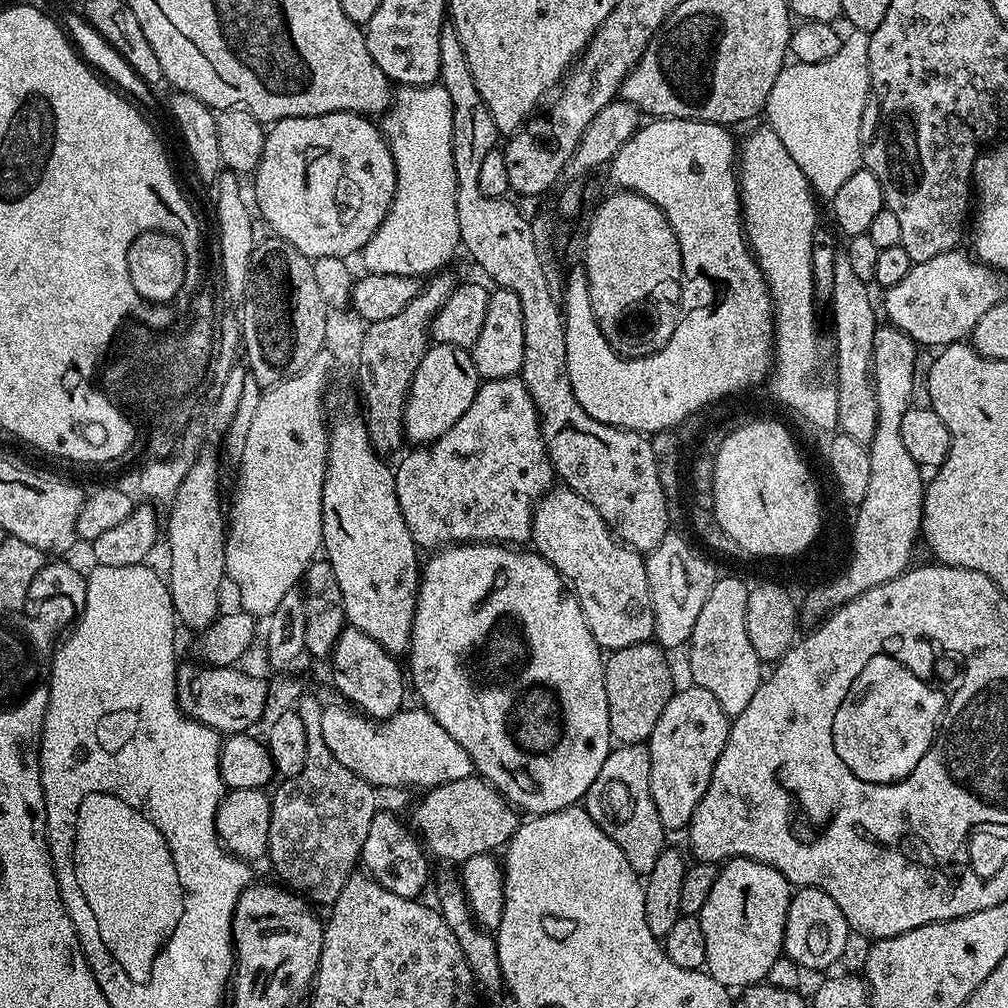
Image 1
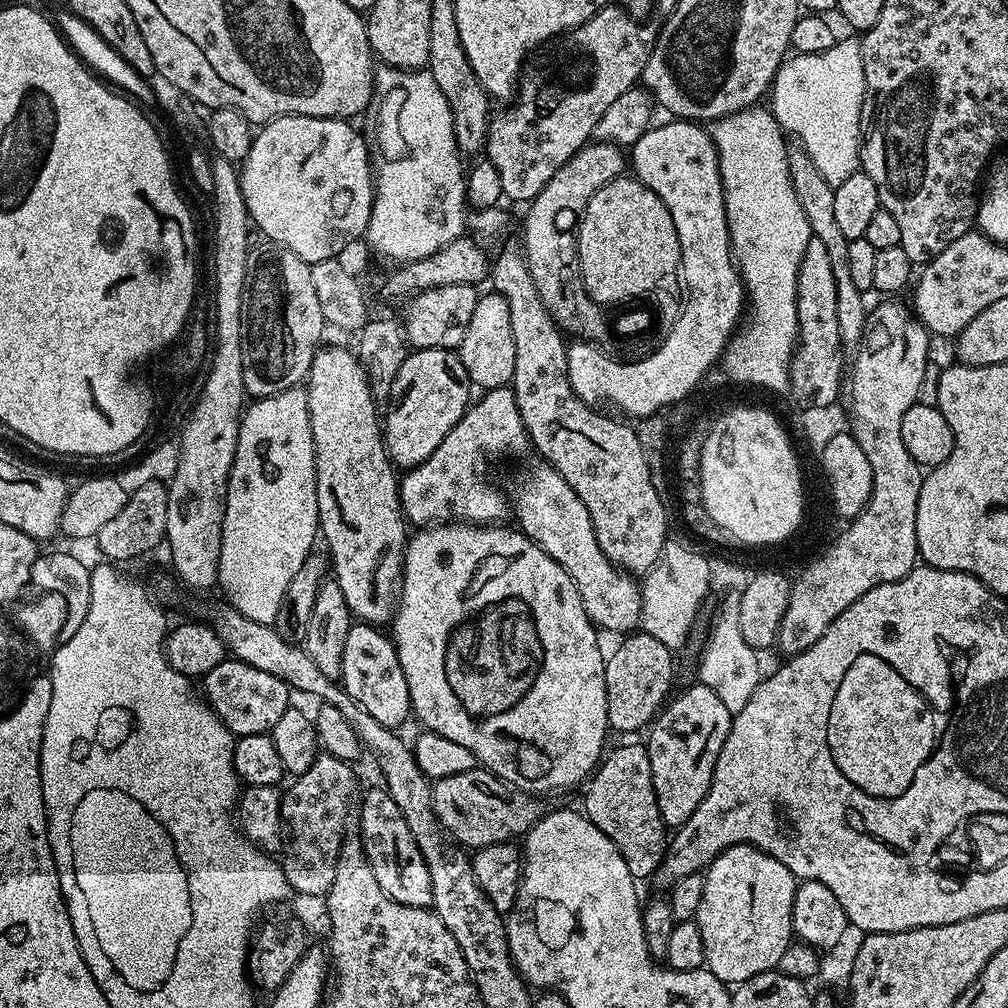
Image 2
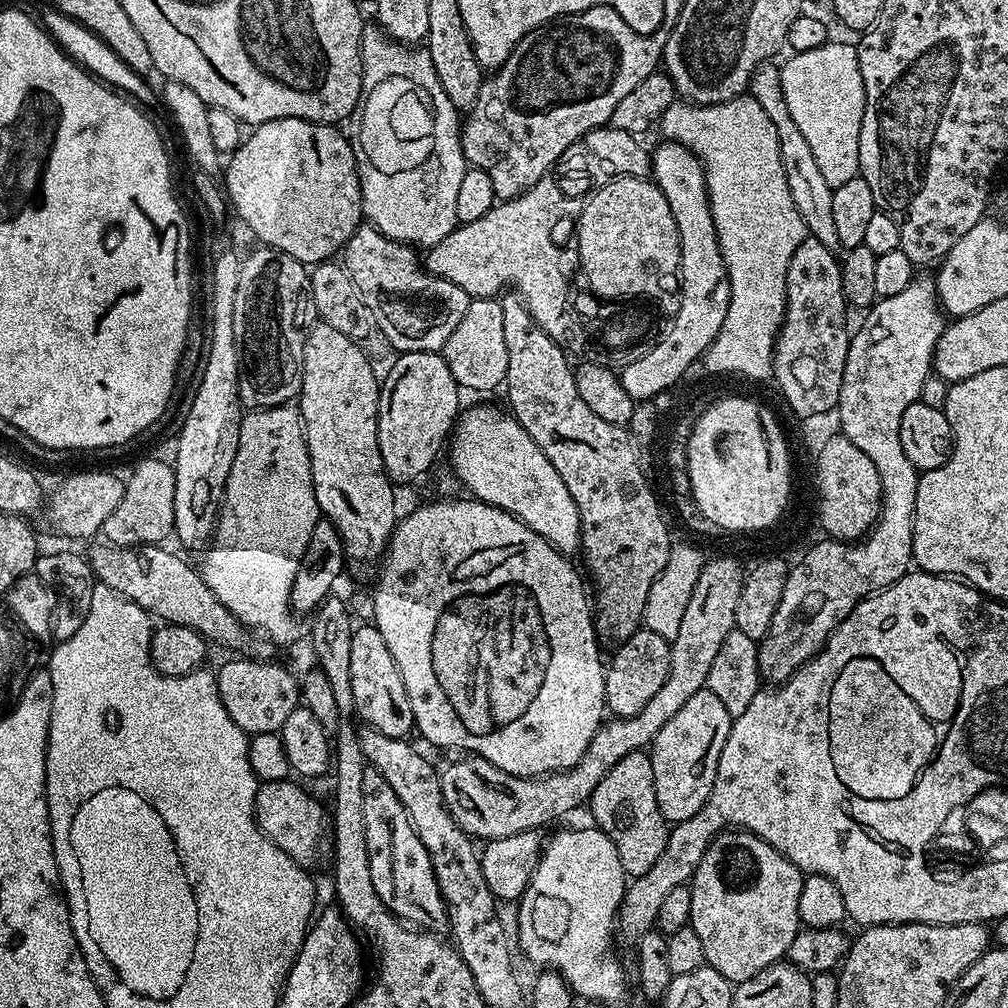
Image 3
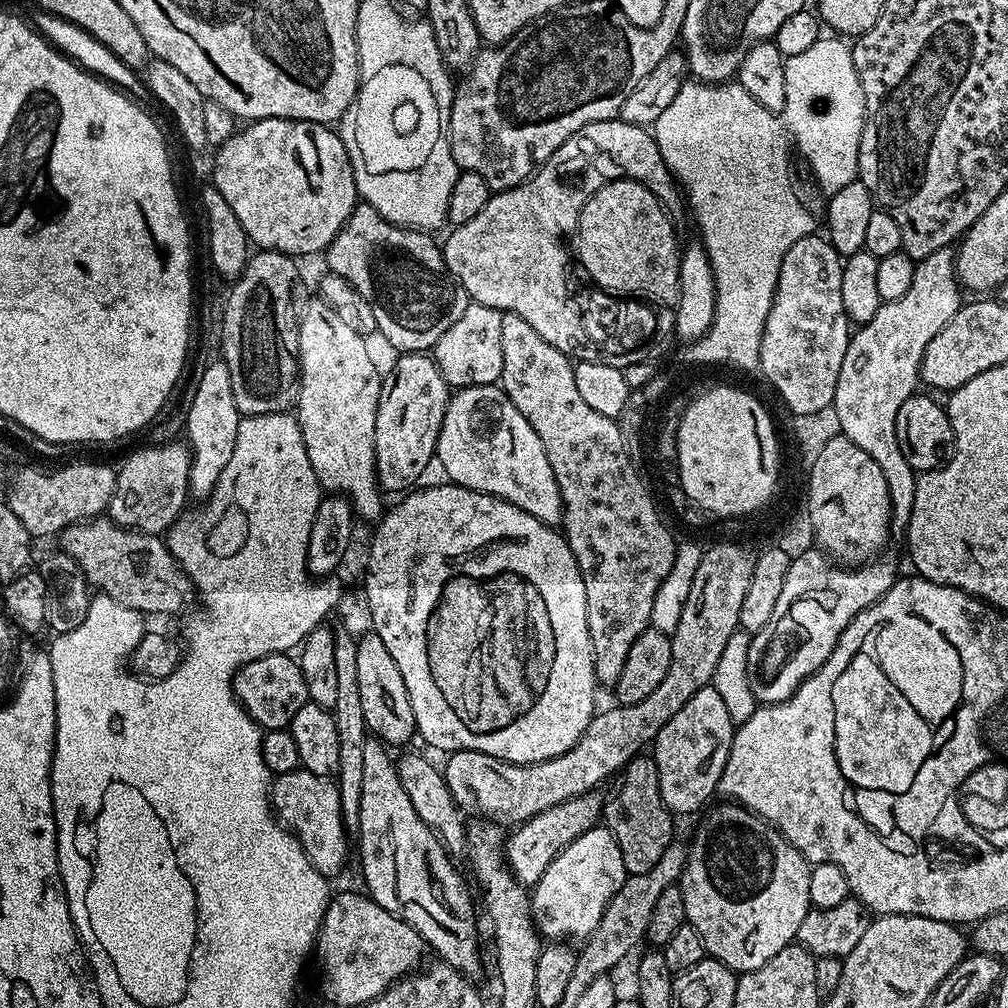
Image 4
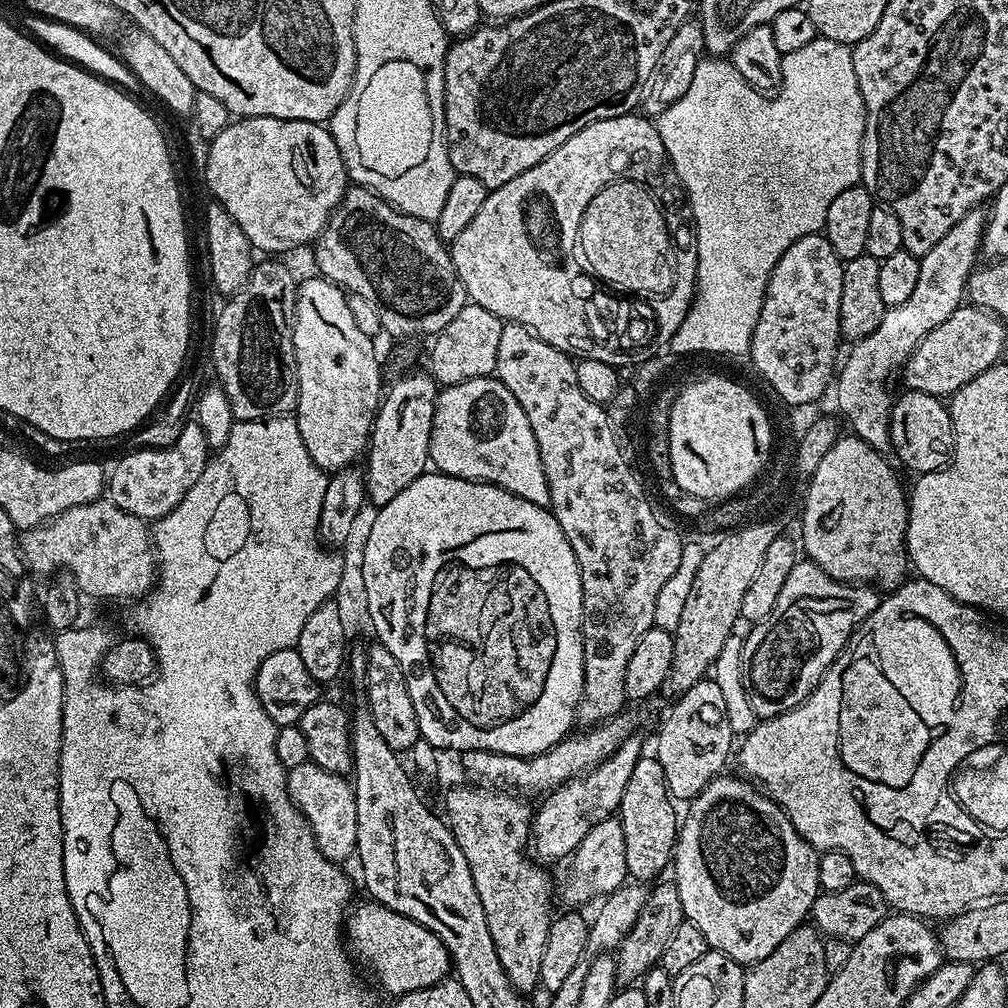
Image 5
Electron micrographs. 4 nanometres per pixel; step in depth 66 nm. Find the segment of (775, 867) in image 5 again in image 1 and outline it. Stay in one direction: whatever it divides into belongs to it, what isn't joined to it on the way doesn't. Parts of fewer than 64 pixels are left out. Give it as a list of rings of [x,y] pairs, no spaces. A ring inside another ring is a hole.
[[[737,856],[717,871],[710,898],[700,911],[706,934],[706,971],[729,990],[759,984],[784,950],[786,914],[794,888],[785,876],[768,864]],[[736,988],[736,989],[735,989]]]

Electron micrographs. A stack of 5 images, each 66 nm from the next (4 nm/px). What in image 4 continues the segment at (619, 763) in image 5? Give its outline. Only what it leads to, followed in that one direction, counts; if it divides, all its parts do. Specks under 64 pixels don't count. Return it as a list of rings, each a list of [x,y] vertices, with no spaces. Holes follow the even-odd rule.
[[[593,790],[578,798],[570,798],[550,810],[542,810],[542,814],[534,814],[534,818],[523,821],[513,831],[517,832],[507,837],[504,859],[508,869],[512,871],[513,878],[519,884],[536,885],[542,878],[542,874],[546,874],[546,866],[554,862],[558,853],[566,850],[566,846],[570,846],[574,838],[586,834],[586,830],[597,827],[601,823],[605,797],[599,796],[600,794],[599,791]]]

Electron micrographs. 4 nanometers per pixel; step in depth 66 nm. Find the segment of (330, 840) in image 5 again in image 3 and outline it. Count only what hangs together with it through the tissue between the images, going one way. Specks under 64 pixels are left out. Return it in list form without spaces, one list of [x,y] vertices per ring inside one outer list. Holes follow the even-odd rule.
[[[295,779],[266,780],[256,789],[256,825],[266,838],[301,866],[325,859],[330,848],[330,812]]]

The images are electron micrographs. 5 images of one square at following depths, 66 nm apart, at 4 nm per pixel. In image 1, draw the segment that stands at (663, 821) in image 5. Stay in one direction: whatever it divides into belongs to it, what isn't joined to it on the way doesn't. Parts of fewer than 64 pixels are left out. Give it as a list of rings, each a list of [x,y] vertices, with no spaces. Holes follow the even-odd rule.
[[[647,743],[622,744],[613,747],[608,756],[600,761],[598,774],[592,778],[590,790],[584,793],[582,806],[594,818],[594,822],[612,839],[614,846],[626,854],[626,862],[636,872],[637,876],[647,878],[650,870],[654,870],[654,862],[664,853],[666,847],[666,829],[658,818],[658,810],[654,806],[654,798],[650,794],[650,754]]]

